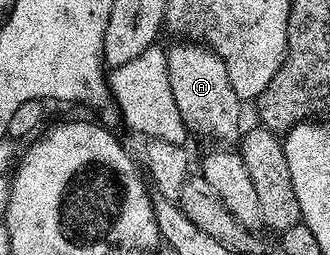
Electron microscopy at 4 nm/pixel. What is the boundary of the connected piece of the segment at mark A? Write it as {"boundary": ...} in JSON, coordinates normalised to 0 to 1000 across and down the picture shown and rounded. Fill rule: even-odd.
{"boundary":[[[548,153],[533,169],[539,176],[500,192],[506,310],[518,325],[518,373],[564,510],[585,518],[588,506],[603,533],[636,537],[645,561],[715,557],[736,506],[736,400],[712,373],[712,341],[700,341],[688,310],[688,263],[676,231],[594,161]]]}

